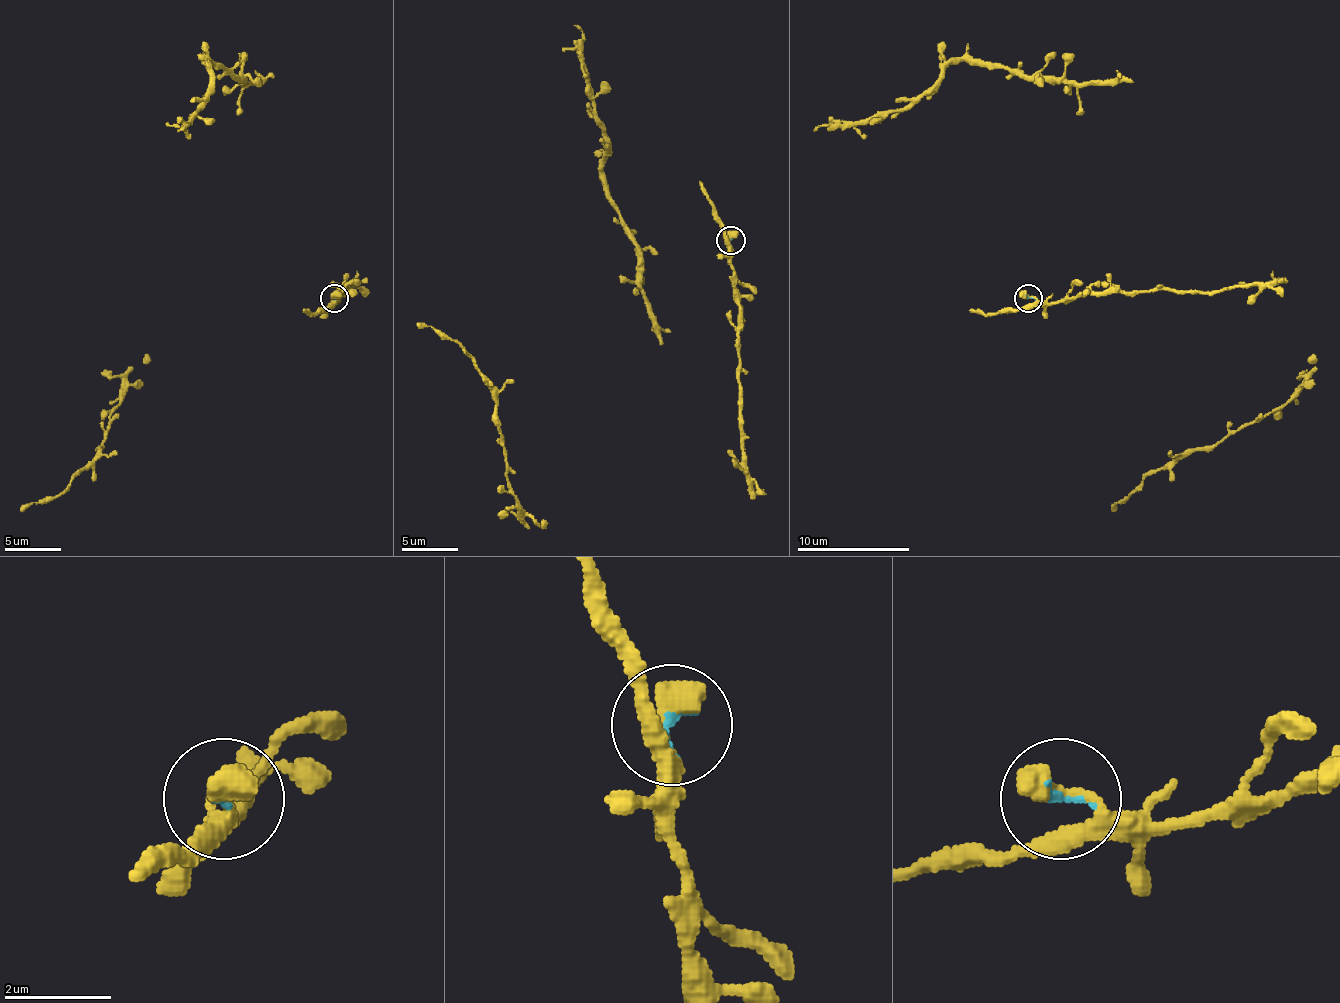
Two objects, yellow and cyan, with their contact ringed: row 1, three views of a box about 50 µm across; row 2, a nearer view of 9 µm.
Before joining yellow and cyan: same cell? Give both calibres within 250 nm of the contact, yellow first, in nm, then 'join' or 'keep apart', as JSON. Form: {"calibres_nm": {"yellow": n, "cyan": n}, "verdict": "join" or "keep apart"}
{"calibres_nm": {"yellow": 500, "cyan": 110}, "verdict": "join"}

